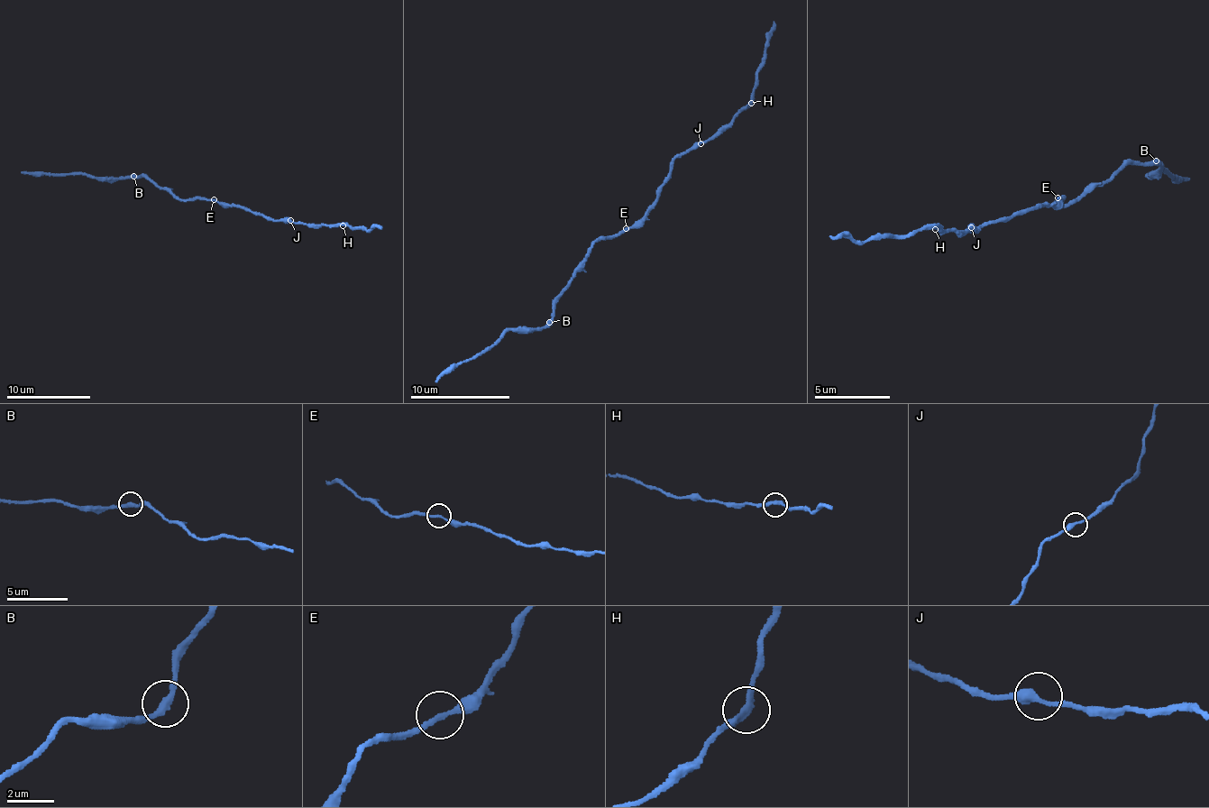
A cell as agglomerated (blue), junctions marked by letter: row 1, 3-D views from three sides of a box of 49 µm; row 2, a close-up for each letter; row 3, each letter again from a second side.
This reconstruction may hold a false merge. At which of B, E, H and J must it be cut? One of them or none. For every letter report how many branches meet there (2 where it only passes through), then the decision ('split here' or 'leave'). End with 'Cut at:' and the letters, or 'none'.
B: branches 2; leave
E: branches 2; leave
H: branches 2; leave
J: branches 2; leave
Cut at: none

